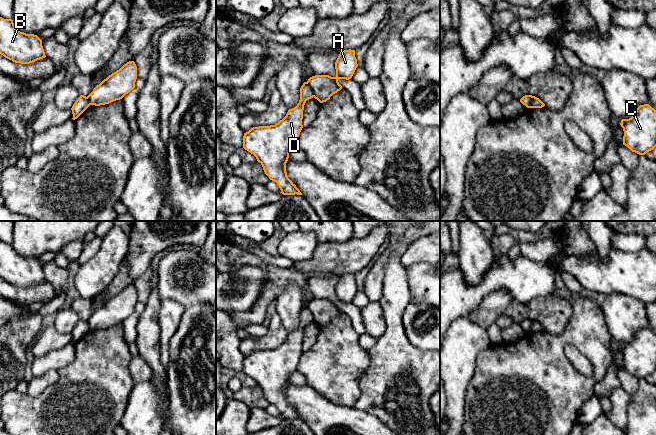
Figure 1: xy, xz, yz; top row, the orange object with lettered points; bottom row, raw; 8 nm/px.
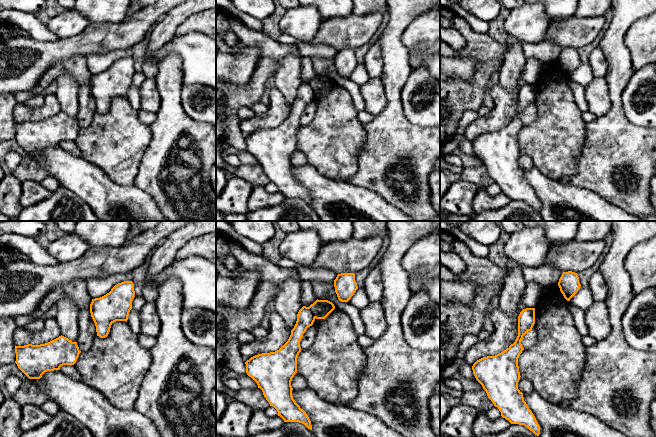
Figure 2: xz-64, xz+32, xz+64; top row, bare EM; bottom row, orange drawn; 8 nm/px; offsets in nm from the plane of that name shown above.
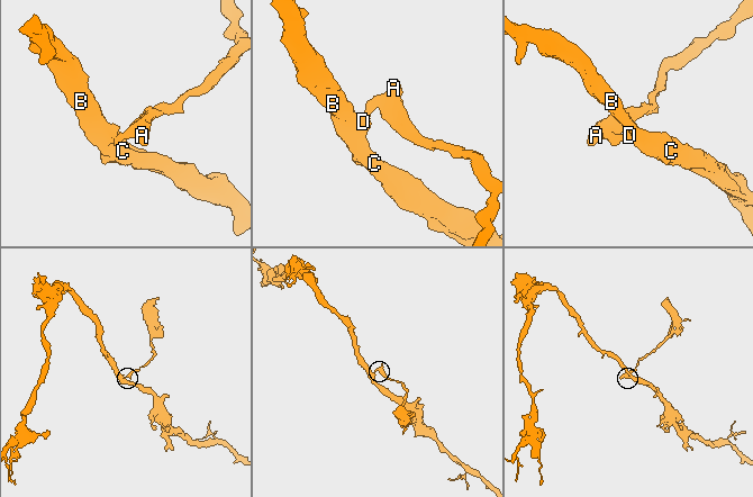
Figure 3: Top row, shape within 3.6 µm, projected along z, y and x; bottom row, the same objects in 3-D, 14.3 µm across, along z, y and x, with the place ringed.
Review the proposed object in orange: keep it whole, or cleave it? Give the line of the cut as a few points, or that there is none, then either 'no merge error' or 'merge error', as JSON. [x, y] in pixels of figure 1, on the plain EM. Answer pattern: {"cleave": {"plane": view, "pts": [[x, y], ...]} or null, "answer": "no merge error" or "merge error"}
{"cleave": {"plane": "xz", "pts": [[306, 306], [314, 320]]}, "answer": "merge error"}

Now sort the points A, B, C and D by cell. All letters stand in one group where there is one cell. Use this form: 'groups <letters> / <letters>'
groups A / B C D

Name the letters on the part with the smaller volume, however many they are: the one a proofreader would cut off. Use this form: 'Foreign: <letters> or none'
Foreign: A

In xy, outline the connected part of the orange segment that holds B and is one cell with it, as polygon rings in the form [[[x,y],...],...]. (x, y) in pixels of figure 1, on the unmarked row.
[[[0,241],[0,278],[15,287],[30,288],[46,281],[42,264],[20,256],[12,243]]]

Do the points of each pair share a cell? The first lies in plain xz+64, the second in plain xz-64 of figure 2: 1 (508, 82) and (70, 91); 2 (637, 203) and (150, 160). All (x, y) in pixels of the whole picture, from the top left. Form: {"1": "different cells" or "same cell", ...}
{"1": "same cell", "2": "same cell"}

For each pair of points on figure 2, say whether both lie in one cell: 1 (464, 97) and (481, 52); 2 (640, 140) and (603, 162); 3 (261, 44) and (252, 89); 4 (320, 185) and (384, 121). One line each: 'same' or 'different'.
1: same
2: same
3: same
4: different

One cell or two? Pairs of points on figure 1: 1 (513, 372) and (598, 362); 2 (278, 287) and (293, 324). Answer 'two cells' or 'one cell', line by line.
1: one cell
2: two cells

